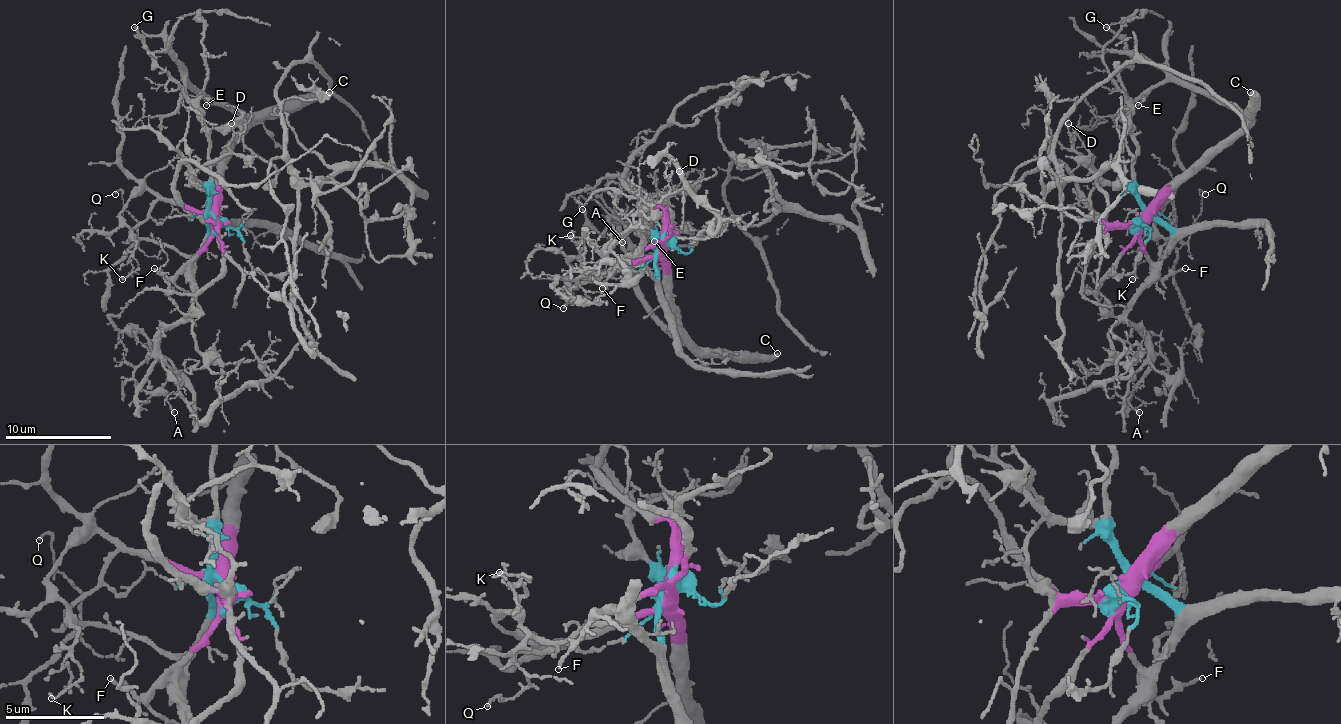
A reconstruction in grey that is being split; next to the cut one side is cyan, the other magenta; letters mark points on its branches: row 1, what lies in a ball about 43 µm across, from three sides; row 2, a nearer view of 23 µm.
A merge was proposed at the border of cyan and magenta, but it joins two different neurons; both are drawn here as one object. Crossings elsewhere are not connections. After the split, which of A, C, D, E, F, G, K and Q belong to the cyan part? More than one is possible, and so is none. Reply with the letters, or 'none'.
A, D, G, K, Q

